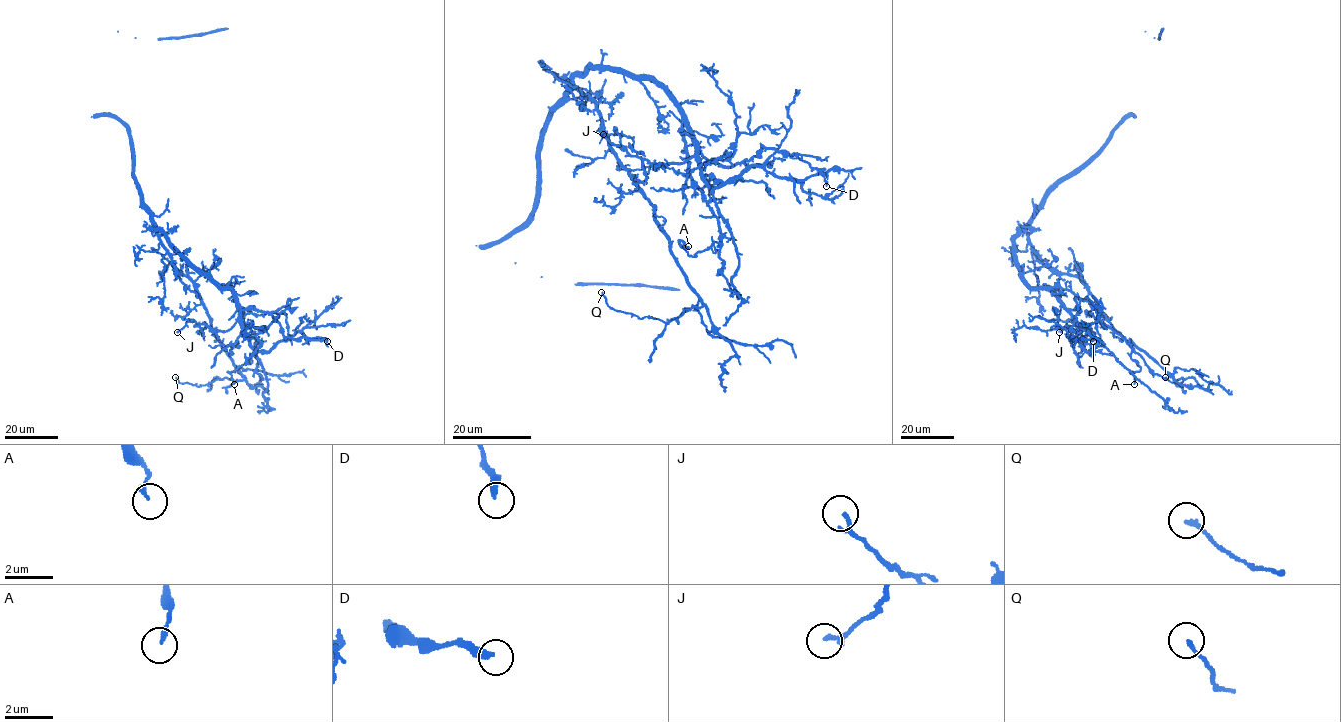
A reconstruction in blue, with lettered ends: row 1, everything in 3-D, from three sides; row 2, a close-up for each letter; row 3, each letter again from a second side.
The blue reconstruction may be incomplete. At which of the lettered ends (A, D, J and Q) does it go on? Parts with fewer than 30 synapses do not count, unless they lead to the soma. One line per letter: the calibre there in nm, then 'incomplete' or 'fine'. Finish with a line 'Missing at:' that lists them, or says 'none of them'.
A: calibre 170 nm; fine
D: calibre 320 nm; fine
J: calibre 200 nm; fine
Q: calibre 170 nm; fine
Missing at: none of them

